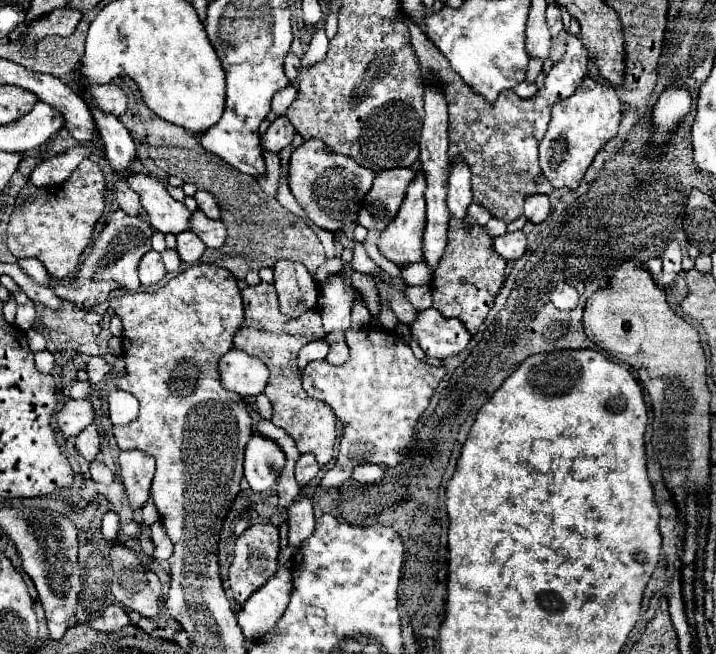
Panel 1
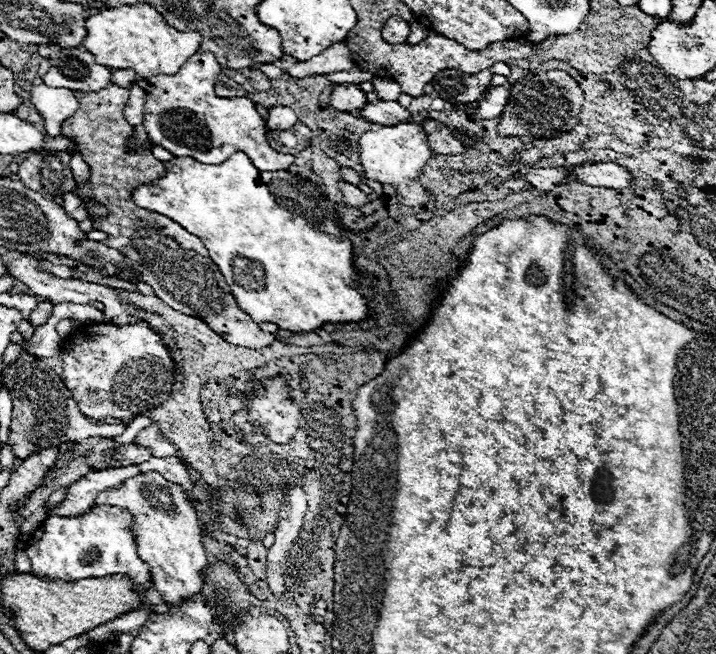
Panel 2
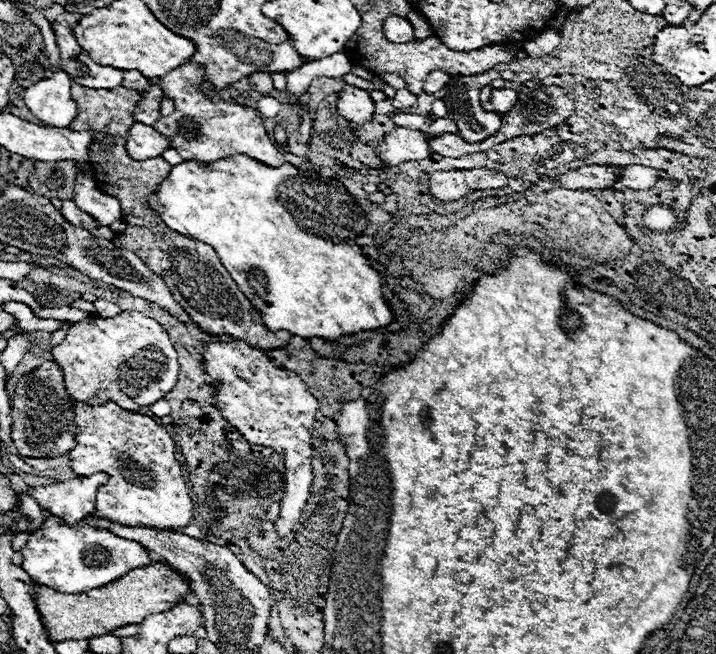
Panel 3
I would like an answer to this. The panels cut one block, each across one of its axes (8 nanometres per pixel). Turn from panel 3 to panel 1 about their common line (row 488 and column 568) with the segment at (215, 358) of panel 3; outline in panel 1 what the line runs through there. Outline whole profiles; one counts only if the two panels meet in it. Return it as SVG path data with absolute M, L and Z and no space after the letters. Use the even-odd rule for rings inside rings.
M560 284L560 286L552 288L548 298L558 310L574 310L578 306L578 292L576 292L576 288L572 288L568 284Z

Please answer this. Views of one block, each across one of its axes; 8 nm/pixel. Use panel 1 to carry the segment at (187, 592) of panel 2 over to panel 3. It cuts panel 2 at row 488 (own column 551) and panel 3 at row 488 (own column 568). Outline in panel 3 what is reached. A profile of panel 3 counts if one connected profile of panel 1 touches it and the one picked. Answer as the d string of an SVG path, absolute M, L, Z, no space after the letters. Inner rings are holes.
M70 396L76 422L76 446L68 452L74 474L110 474L110 482L96 490L96 510L126 526L156 526L180 530L190 524L194 504L176 460L176 444L154 418L120 408L108 400L102 406L76 402Z

